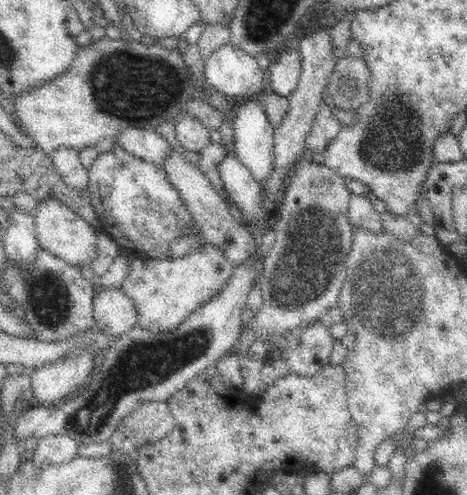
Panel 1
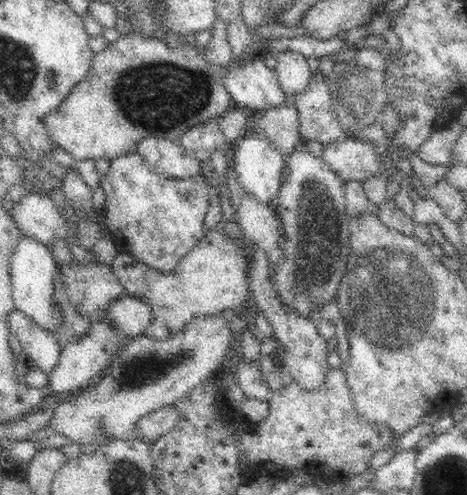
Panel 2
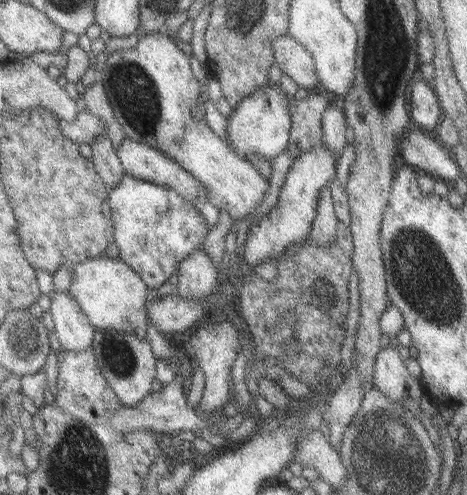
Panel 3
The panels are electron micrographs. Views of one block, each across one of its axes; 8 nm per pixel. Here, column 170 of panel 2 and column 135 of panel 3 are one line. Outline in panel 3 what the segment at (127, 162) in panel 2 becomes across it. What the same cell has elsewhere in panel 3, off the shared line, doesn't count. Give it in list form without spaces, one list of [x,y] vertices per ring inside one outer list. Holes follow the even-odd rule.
[[[123,174],[121,182],[109,188],[107,200],[113,220],[113,242],[119,250],[117,260],[131,266],[147,288],[155,290],[167,284],[169,278],[177,274],[179,264],[203,248],[203,240],[209,232],[207,222],[195,206],[167,186],[157,186]]]

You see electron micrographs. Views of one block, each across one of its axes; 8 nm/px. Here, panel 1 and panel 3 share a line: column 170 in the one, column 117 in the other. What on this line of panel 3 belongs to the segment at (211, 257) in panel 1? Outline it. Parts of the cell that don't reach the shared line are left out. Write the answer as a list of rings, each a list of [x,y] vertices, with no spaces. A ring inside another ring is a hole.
[[[91,258],[73,264],[71,270],[71,286],[69,296],[79,304],[81,312],[89,318],[89,324],[95,330],[115,330],[127,332],[129,336],[145,340],[147,330],[147,286],[143,284],[141,276],[117,258]]]

